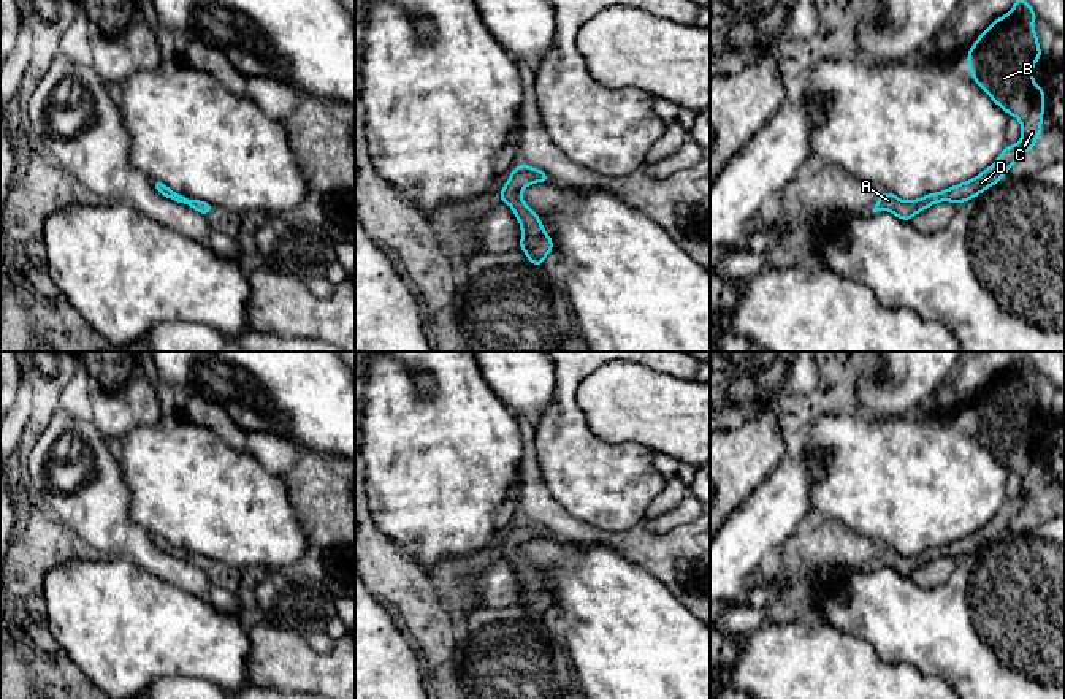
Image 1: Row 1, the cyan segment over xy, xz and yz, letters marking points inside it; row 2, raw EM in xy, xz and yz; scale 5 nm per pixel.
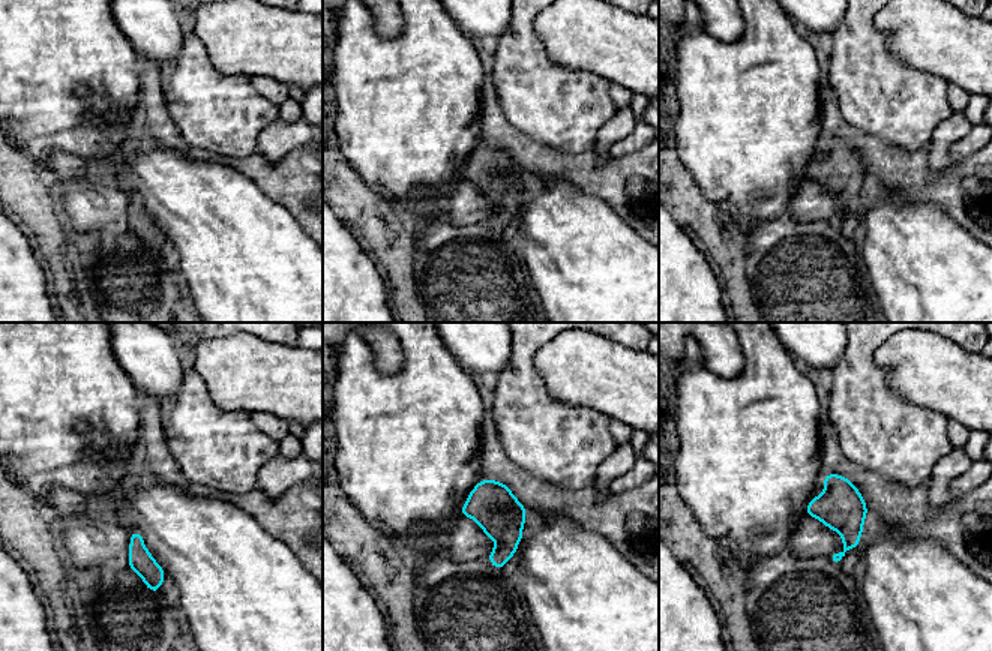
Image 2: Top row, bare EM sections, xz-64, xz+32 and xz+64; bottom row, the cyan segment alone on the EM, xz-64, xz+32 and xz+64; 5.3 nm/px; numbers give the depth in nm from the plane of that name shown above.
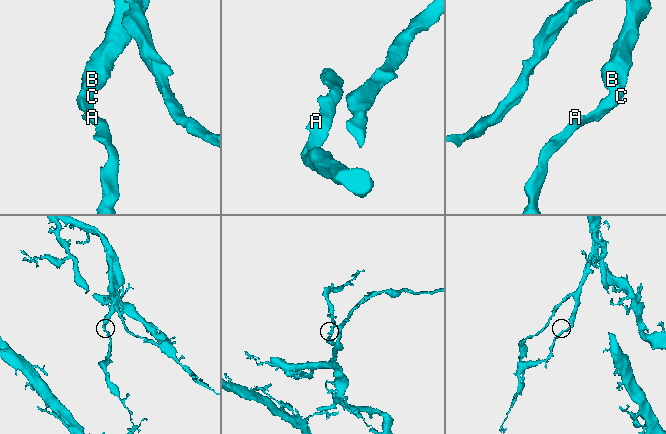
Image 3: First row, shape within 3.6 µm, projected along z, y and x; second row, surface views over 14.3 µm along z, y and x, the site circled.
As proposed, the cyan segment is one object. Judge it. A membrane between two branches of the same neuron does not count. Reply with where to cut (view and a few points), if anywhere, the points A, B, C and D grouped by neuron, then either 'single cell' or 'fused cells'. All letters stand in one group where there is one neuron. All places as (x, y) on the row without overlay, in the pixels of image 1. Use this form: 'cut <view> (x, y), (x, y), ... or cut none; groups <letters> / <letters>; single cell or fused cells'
cut none; groups A B C D; single cell

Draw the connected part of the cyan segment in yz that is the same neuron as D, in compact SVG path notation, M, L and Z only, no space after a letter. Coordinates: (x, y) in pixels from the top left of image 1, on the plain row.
M1022 352L1013 360L1013 365L995 374L986 387L973 398L967 409L967 417L970 420L970 428L975 437L997 458L1005 468L1019 474L1022 482L1022 493L1014 501L1005 501L998 514L979 528L976 533L952 540L938 548L927 548L914 556L903 556L892 547L881 547L873 567L888 564L900 575L911 575L918 567L930 563L938 556L952 556L956 560L967 555L976 553L983 545L1000 537L1006 531L1010 521L1017 517L1027 506L1033 504L1035 496L1041 490L1041 476L1044 469L1044 453L1046 447L1036 442L1033 437L1033 418L1043 412L1040 406L1040 398L1033 379L1038 377L1038 371L1032 360L1029 360Z

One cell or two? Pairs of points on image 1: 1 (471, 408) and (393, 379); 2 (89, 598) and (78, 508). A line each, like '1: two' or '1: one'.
1: one
2: two

